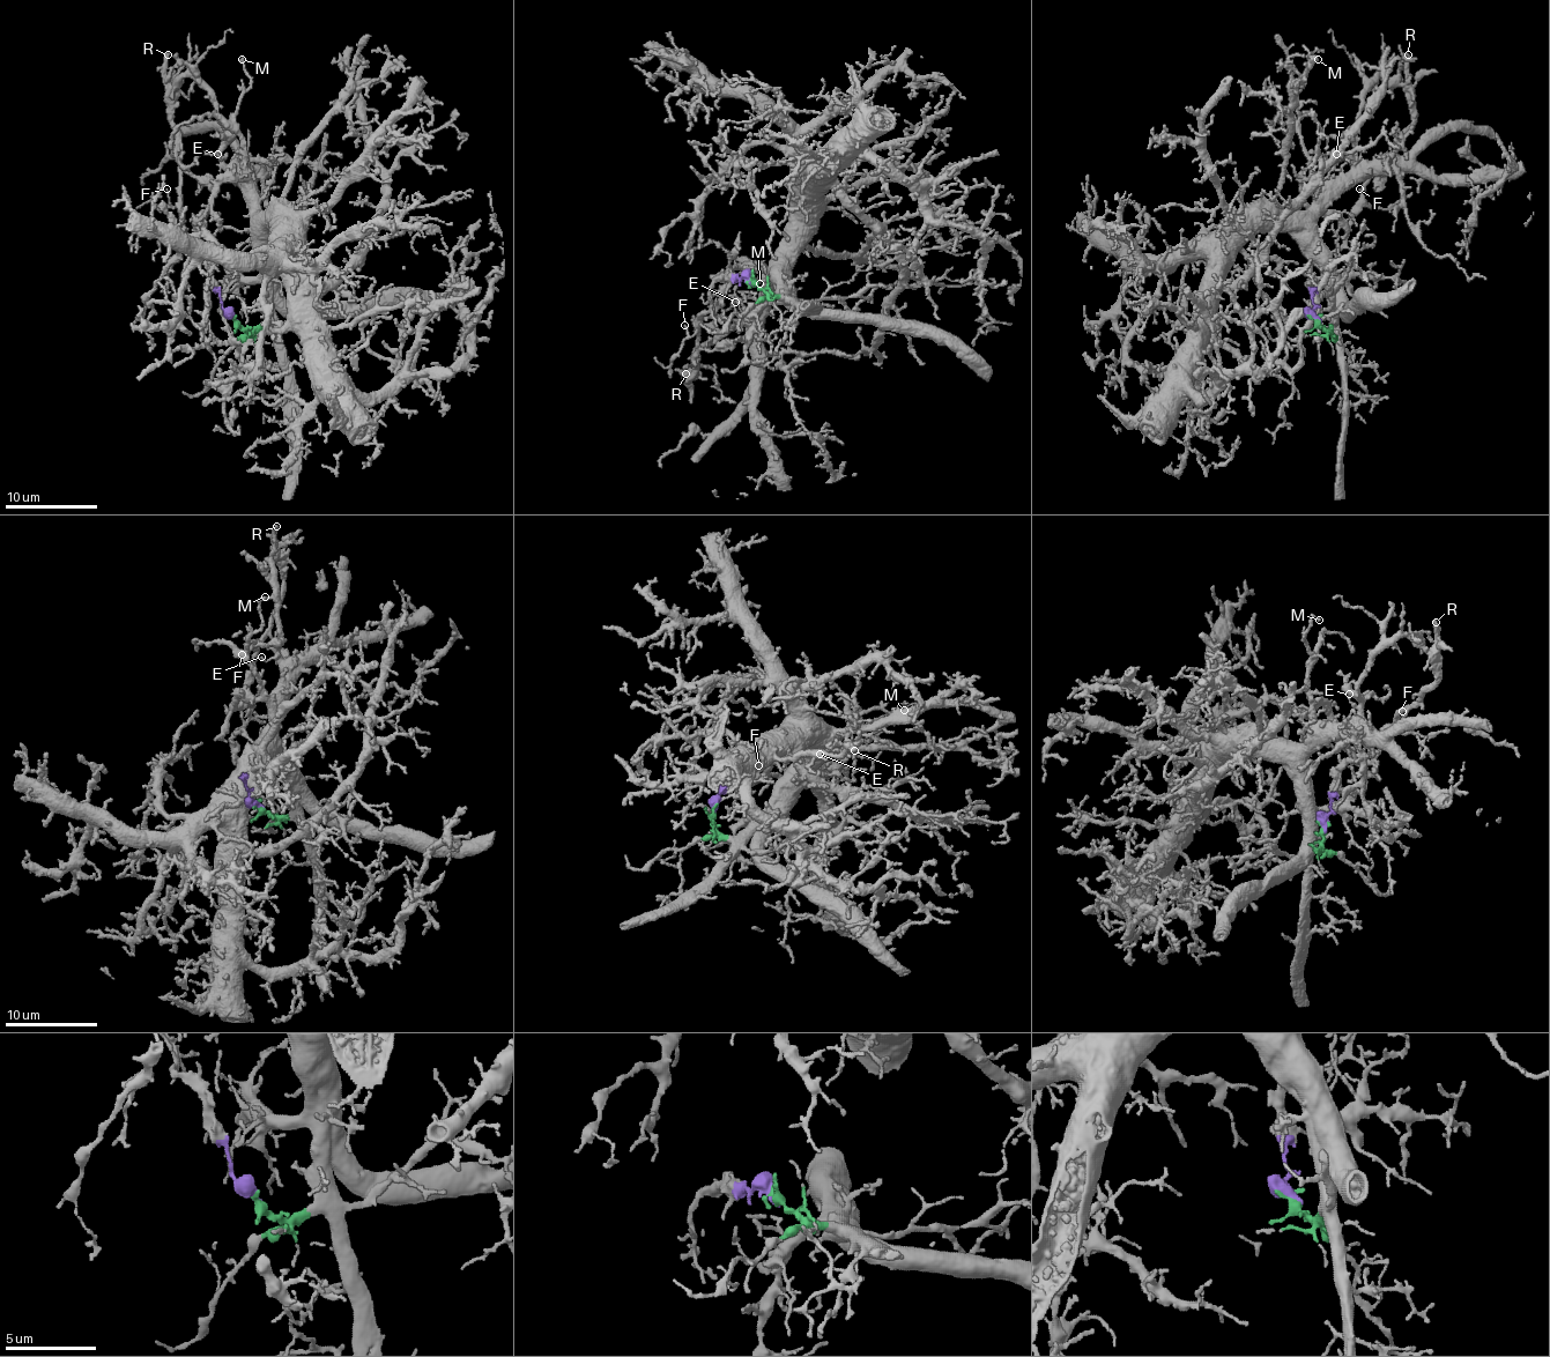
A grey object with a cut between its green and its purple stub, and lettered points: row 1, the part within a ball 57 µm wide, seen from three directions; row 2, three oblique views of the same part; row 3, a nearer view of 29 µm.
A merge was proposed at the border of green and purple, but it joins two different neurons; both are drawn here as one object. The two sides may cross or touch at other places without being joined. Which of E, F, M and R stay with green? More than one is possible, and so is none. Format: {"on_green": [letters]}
{"on_green": ["E", "M"]}

